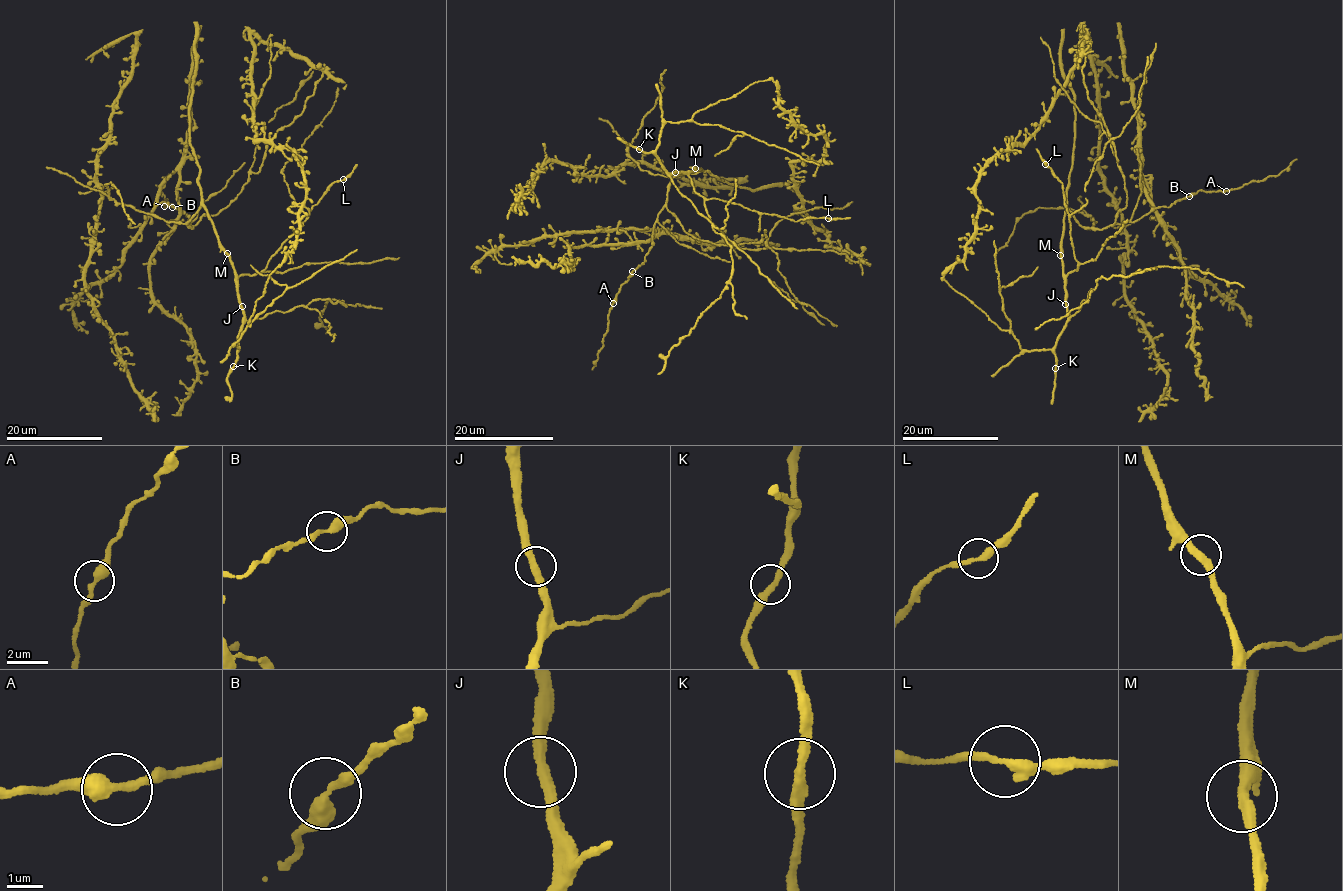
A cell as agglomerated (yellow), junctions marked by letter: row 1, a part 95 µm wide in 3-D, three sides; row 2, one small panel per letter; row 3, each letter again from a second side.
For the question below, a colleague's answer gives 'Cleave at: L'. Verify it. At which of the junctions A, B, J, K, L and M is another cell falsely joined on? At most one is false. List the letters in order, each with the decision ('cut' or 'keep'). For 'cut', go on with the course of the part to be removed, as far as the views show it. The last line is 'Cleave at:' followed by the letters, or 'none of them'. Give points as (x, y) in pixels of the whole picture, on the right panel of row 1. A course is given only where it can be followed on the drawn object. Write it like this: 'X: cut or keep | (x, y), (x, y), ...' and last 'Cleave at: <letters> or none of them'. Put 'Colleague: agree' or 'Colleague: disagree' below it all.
A: keep
B: keep
J: keep
K: keep
L: keep
M: keep
Cleave at: none of them
Colleague: disagree

